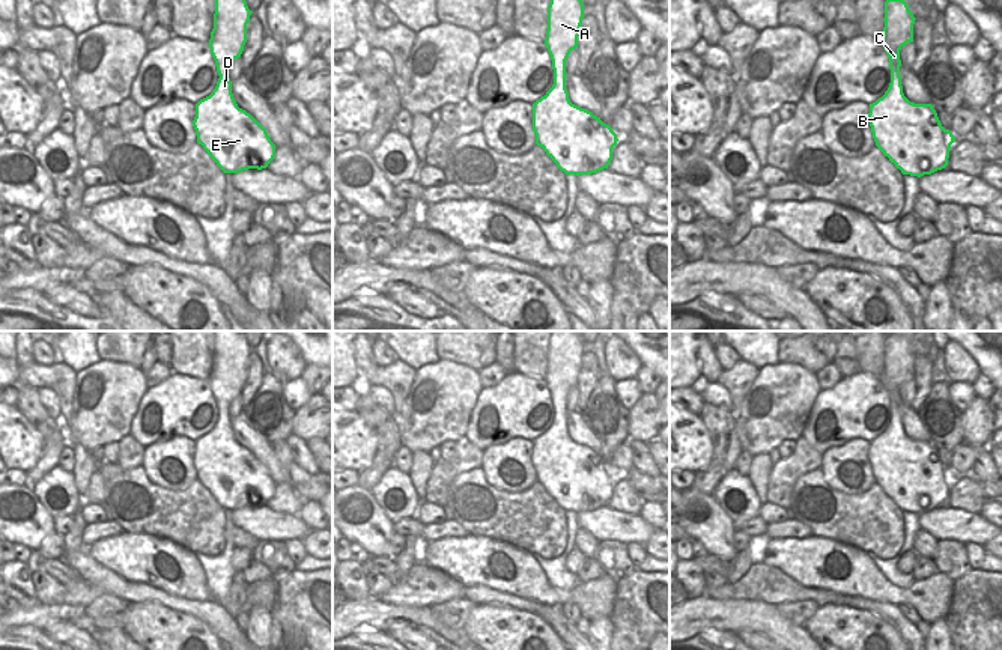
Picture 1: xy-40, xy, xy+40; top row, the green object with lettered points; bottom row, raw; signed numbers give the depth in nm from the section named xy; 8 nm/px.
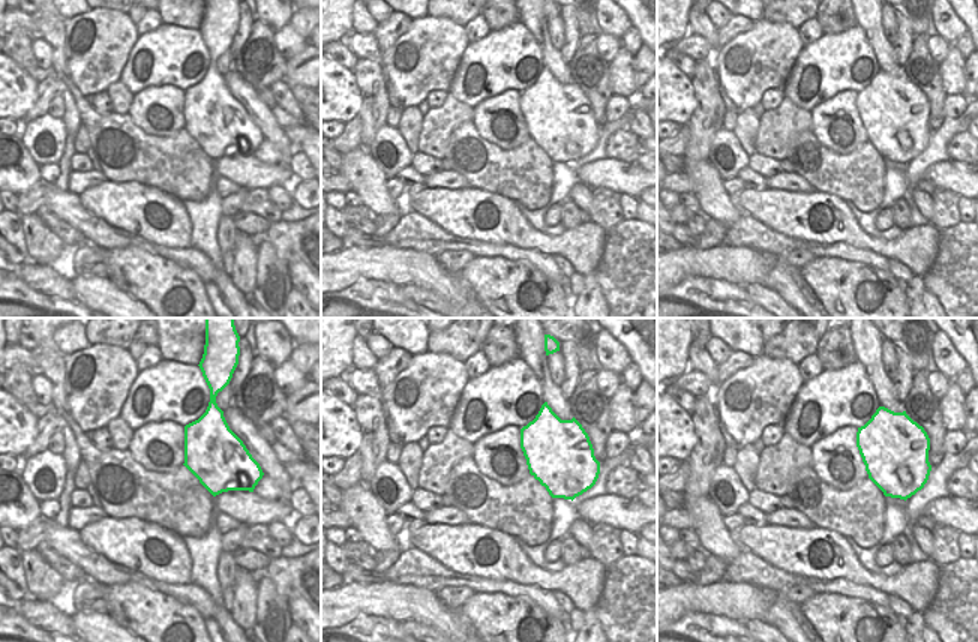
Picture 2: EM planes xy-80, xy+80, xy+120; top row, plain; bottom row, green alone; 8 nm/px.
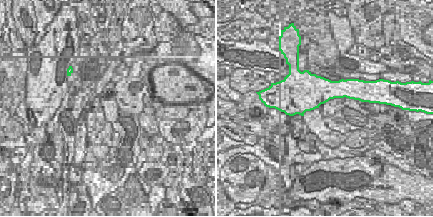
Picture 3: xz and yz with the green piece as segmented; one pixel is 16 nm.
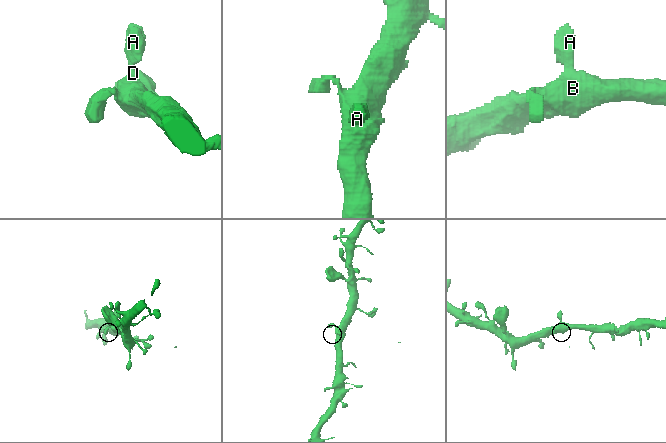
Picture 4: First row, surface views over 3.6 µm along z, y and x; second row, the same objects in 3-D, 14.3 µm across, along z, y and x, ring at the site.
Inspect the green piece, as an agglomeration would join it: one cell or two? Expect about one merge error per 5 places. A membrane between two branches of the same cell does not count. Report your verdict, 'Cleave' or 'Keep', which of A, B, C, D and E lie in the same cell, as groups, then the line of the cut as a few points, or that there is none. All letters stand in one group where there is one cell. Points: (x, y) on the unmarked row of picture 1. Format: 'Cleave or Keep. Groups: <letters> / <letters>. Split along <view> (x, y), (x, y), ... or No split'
Keep. Groups: A B C D E. No split

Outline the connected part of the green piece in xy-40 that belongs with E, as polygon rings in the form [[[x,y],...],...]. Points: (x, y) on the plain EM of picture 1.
[[[215,331],[209,385],[220,415],[212,430],[196,441],[193,463],[197,480],[224,510],[262,507],[275,494],[266,466],[238,444],[229,415],[229,405],[244,388],[251,351],[244,331]]]

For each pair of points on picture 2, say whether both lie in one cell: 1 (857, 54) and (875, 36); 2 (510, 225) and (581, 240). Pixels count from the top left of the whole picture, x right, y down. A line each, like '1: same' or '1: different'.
1: different
2: same

